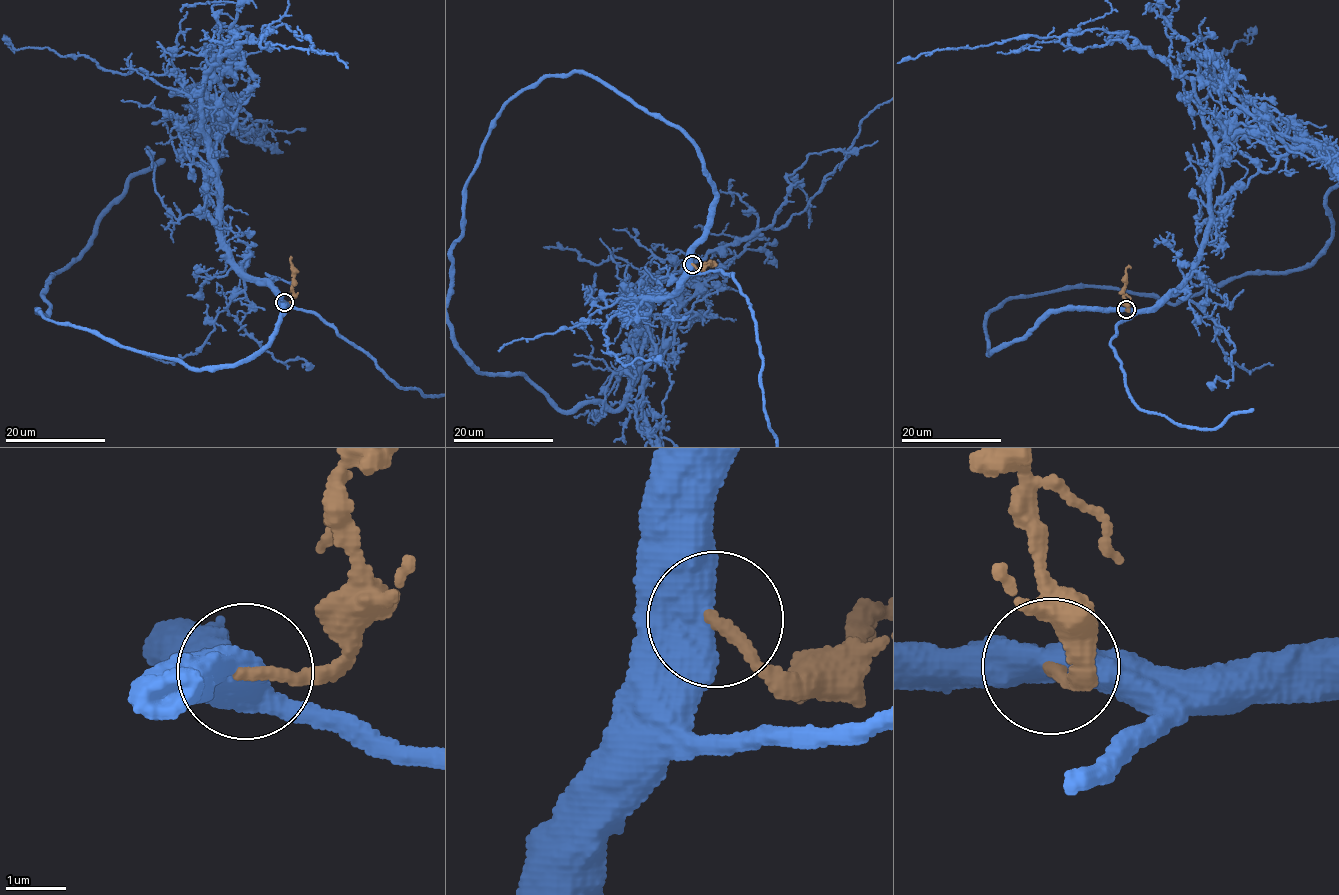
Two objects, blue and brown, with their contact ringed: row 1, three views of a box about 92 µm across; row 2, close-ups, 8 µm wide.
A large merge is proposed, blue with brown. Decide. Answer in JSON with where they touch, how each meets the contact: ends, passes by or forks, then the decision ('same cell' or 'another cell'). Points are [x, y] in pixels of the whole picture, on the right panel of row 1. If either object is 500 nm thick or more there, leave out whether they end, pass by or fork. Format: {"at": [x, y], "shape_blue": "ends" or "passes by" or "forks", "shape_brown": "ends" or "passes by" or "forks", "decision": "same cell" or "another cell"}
{"at": [1126, 309], "decision": "another cell"}

